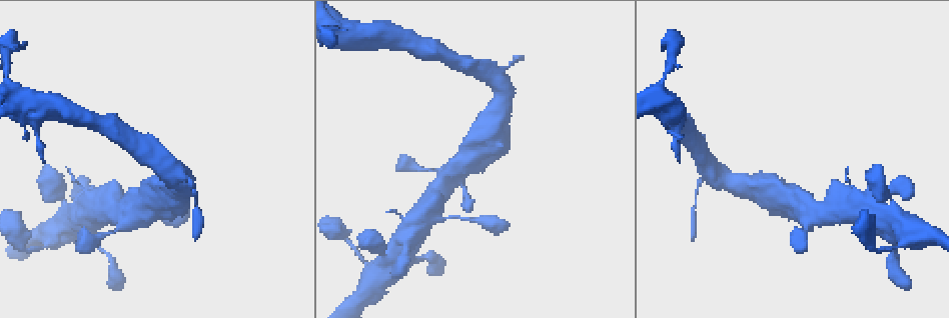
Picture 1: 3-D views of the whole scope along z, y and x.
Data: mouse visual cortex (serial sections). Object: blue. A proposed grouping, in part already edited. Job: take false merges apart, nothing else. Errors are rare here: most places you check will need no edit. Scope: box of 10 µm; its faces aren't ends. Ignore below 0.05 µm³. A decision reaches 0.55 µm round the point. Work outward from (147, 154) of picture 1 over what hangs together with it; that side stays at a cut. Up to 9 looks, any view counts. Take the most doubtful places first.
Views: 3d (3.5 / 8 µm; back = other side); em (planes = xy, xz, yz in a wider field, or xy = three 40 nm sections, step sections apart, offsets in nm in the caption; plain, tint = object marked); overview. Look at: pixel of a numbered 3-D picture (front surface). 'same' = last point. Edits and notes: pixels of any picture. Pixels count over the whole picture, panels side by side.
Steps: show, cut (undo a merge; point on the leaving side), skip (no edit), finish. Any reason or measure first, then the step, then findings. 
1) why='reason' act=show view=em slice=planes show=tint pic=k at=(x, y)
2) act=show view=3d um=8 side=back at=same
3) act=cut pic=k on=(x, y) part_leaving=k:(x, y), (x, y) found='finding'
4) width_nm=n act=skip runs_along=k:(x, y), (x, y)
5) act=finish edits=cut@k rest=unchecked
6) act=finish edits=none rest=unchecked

why='sudden change in width' act=show view=3d um=3.5 pic=1 at=(808, 222)

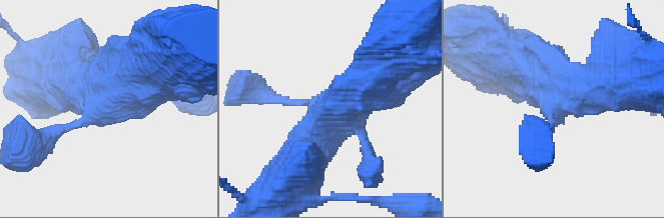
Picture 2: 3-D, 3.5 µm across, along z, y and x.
act=show view=em slice=planes show=tint pic=2 at=(102, 107)

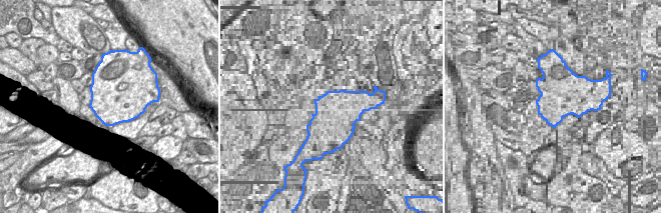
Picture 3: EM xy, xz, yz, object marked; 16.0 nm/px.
act=skip runs_along=2:(377, 72), (324, 123), (299, 161) found='continuous, no second cell'

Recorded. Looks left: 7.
why='sudden change in width' act=show view=3d um=3.5 pic=1 at=(695, 198)

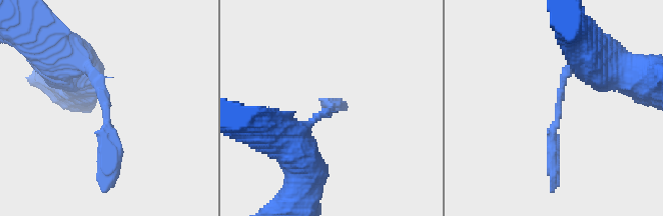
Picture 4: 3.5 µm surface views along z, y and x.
act=skip runs_along=4:(61, 55), (107, 104), (104, 175) found='one cell here'

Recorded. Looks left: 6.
why='abrupt turn' act=show view=3d um=3.5 pic=1 at=(15, 99)

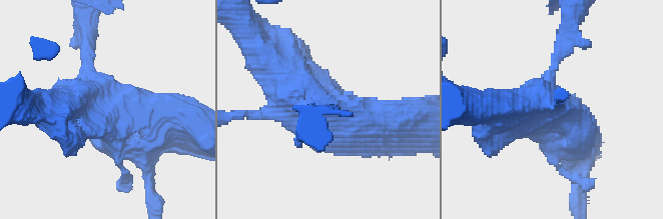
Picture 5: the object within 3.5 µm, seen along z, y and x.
act=skip runs_along=5:(193, 123), (107, 114), (89, 74) found='all the same cell'

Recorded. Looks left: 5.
why='calibre changes' act=show view=3d um=3.5 pic=1 at=(67, 214)

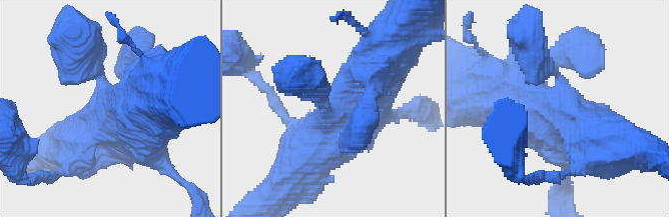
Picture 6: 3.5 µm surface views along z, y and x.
act=show view=em slice=xy step=5 show=tint pic=6 at=(557, 103)

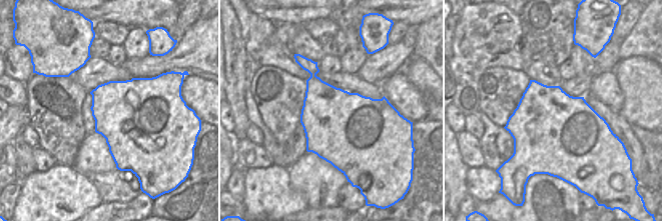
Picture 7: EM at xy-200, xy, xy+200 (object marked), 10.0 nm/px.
width_nm=750 act=skip runs_along=6:(384, 59), (356, 110), (300, 148) found='continuous, no second cell'

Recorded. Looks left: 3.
act=finish edits=none rest=unchecked

